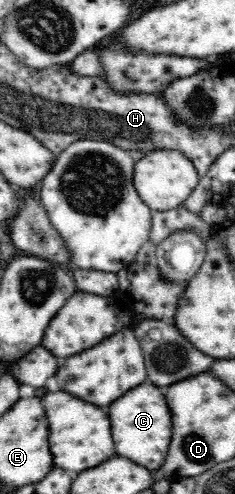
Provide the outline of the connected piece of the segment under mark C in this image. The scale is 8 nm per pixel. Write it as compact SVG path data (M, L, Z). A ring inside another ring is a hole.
M139 385L127 391L109 407L109 417L113 425L116 455L130 459L151 471L157 471L167 457L172 436L172 417L165 403L165 395L159 391L159 387Z

